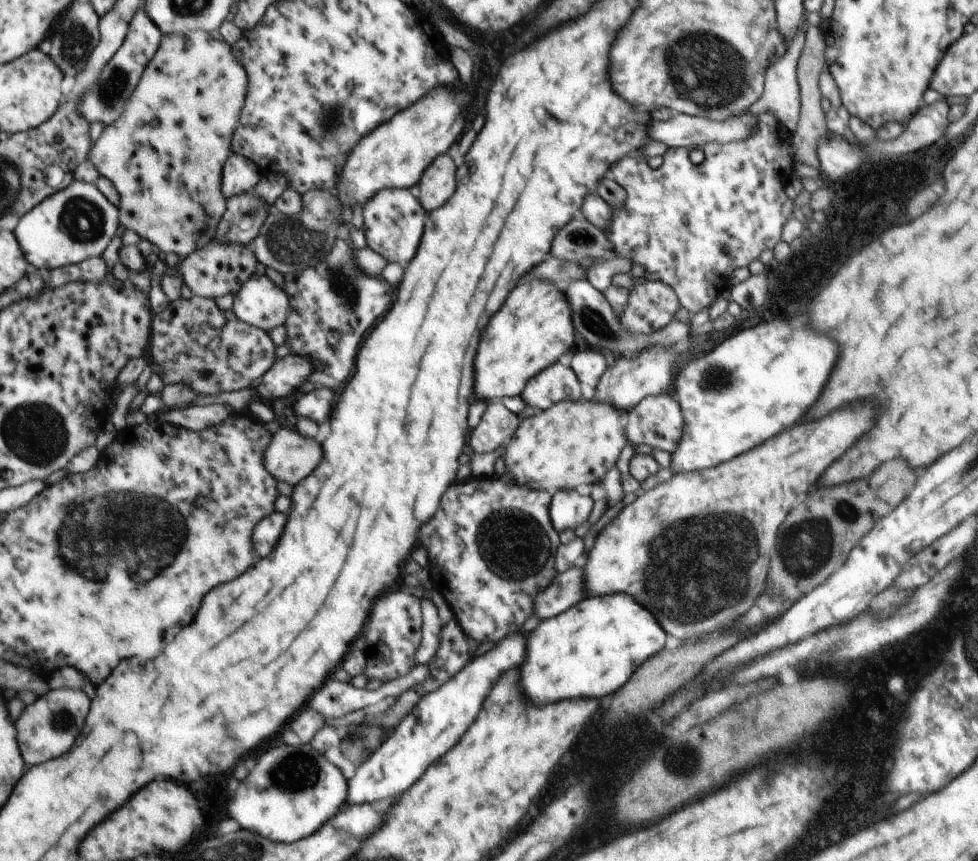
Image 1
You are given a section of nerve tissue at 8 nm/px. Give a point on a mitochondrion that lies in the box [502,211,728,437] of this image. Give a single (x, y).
(592, 320)

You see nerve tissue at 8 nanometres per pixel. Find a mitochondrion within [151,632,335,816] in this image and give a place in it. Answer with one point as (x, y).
(296, 773)

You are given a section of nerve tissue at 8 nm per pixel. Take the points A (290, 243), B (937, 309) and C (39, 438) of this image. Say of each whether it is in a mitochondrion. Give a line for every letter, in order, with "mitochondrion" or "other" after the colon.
A: mitochondrion
B: other
C: mitochondrion

